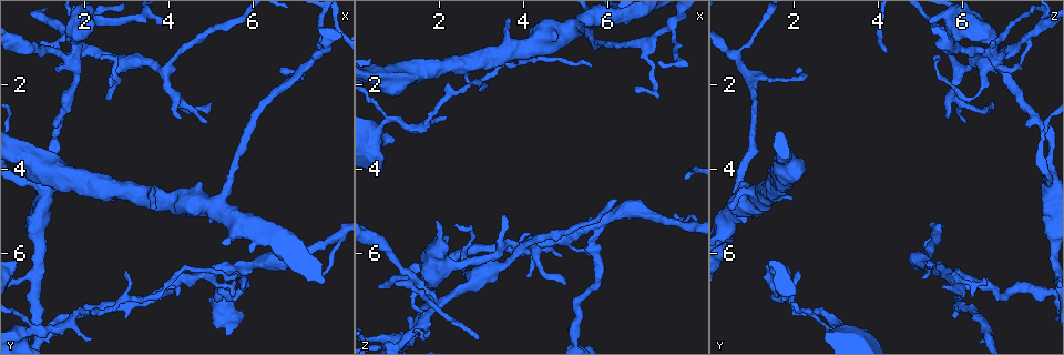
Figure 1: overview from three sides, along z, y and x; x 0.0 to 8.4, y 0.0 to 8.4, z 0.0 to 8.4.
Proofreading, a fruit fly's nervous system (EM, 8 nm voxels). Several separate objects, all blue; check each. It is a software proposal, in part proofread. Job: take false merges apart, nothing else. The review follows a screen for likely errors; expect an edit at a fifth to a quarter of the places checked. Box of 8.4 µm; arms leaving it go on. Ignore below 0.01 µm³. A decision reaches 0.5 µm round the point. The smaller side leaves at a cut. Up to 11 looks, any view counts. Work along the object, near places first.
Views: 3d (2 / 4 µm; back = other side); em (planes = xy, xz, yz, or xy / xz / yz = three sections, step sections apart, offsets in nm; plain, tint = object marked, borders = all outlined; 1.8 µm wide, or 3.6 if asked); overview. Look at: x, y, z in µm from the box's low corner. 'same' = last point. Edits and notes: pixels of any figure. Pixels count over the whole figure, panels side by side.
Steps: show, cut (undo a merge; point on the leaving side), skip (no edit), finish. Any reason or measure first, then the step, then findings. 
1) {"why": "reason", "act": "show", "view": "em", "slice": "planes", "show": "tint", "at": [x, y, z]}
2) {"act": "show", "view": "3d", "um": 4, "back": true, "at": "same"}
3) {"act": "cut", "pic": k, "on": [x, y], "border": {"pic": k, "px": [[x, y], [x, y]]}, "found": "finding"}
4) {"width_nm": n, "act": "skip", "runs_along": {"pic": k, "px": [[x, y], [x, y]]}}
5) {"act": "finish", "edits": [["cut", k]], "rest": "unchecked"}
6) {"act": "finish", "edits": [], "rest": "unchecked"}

{"why": "arms part here", "act": "show", "view": "3d", "um": 2, "at": [1.60, 0.85, 7.65]}

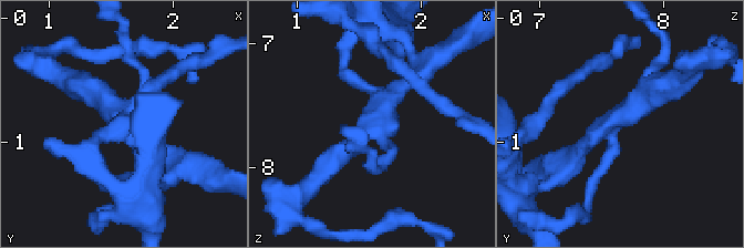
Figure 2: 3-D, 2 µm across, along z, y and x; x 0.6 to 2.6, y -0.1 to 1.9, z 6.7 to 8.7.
{"act": "show", "view": "em", "slice": "xy", "step": 8, "show": "tint", "at": [1.60, 0.80, 7.66]}

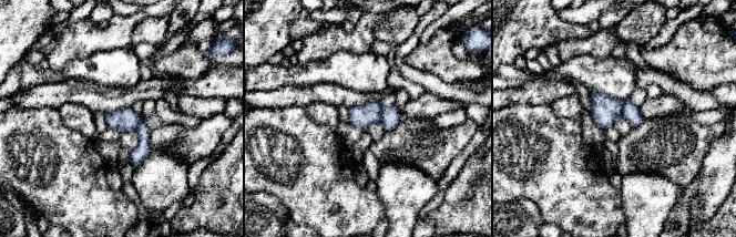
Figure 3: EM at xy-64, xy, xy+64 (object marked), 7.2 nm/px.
{"act": "show", "view": "em", "slice": "planes", "show": "tint", "at": "same"}

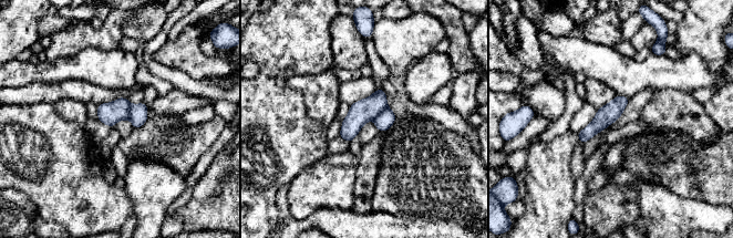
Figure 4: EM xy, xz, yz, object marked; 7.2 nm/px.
{"act": "cut", "pic": 4, "on": [110, 113], "part_leaving": {"pic": 4, "px": [[626, 100], [621, 101], [581, 138]]}, "found": "a second cell is stuck on"}

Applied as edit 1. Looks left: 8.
{"why": "abrupt turn", "act": "show", "view": "3d", "um": 2, "at": [7.80, 5.65, 5.40]}

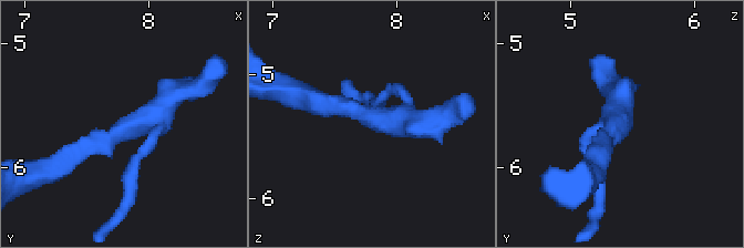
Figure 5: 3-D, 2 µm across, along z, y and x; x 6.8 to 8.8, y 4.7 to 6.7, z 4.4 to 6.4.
{"act": "show", "view": "em", "slice": "xz", "step": 4, "show": "tint", "at": [7.80, 5.68, 5.36]}

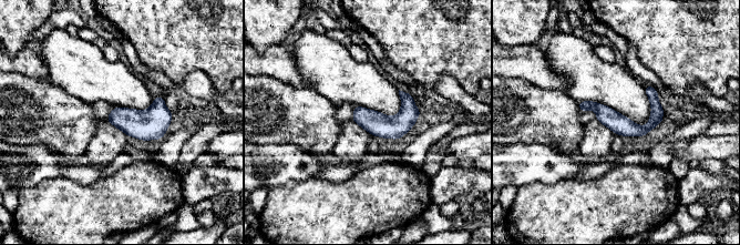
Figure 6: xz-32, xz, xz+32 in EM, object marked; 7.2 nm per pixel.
{"act": "skip", "found": "all the same cell"}

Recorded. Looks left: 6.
{"why": "three arms meet", "act": "show", "view": "em", "slice": "planes", "show": "borders", "at": [6.80, 2.00, 1.00]}

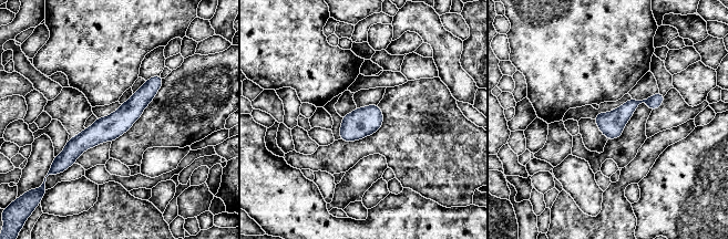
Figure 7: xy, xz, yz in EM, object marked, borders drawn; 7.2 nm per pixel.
{"width_nm": 190, "act": "skip", "runs_along": {"pic": 7, "px": [[160, 80], [64, 165]]}, "found": "one cell here"}

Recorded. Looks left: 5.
{"act": "finish", "edits": [["cut", 4]], "rest": "unchecked"}

